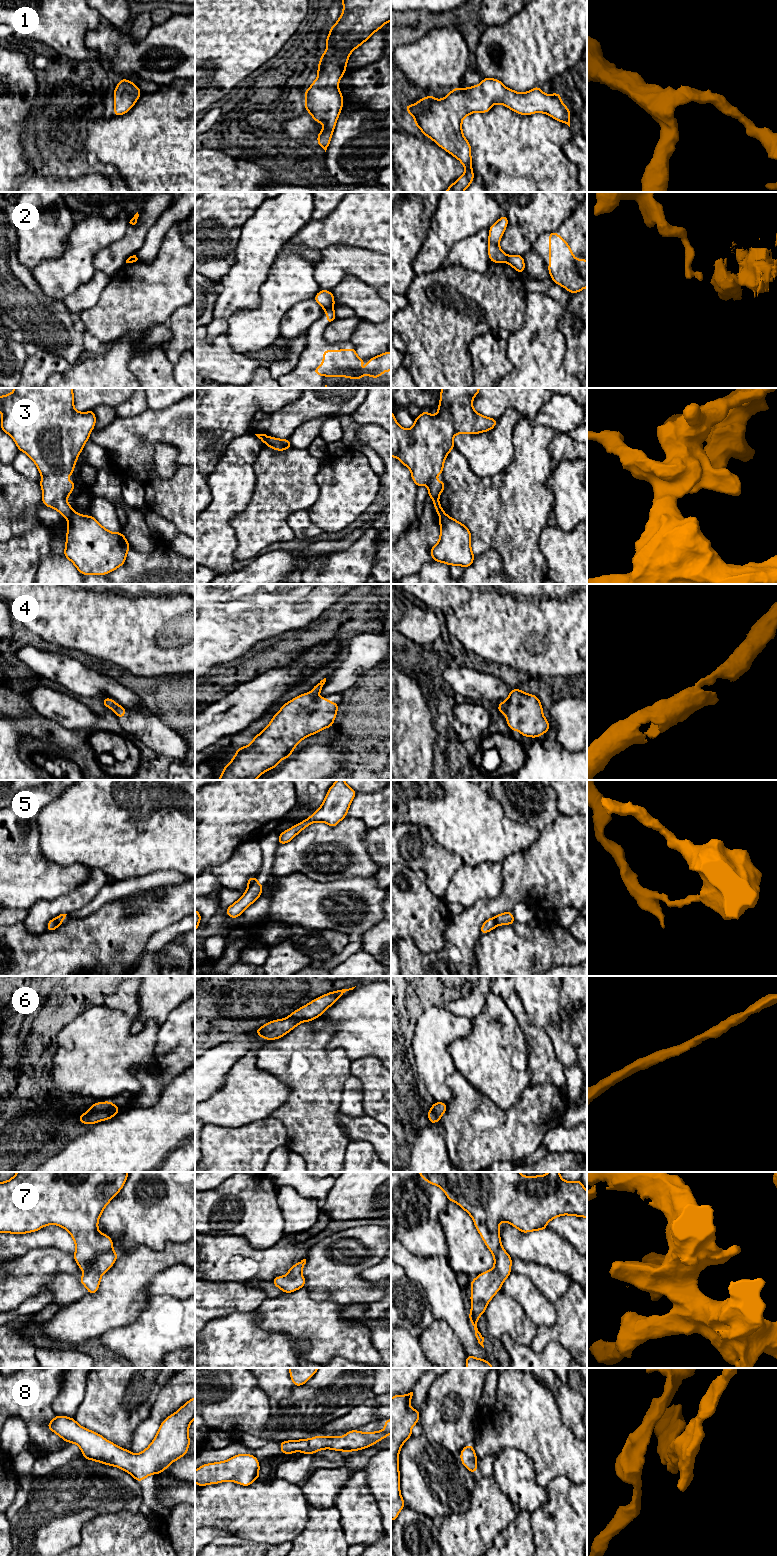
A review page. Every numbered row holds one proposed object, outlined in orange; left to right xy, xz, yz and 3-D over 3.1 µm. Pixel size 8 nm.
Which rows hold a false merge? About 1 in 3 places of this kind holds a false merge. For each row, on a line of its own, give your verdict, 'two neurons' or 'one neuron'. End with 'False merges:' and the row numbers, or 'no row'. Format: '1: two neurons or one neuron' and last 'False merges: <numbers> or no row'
1: one neuron
2: two neurons
3: two neurons
4: one neuron
5: two neurons
6: one neuron
7: one neuron
8: one neuron
False merges: 2, 3, 5

